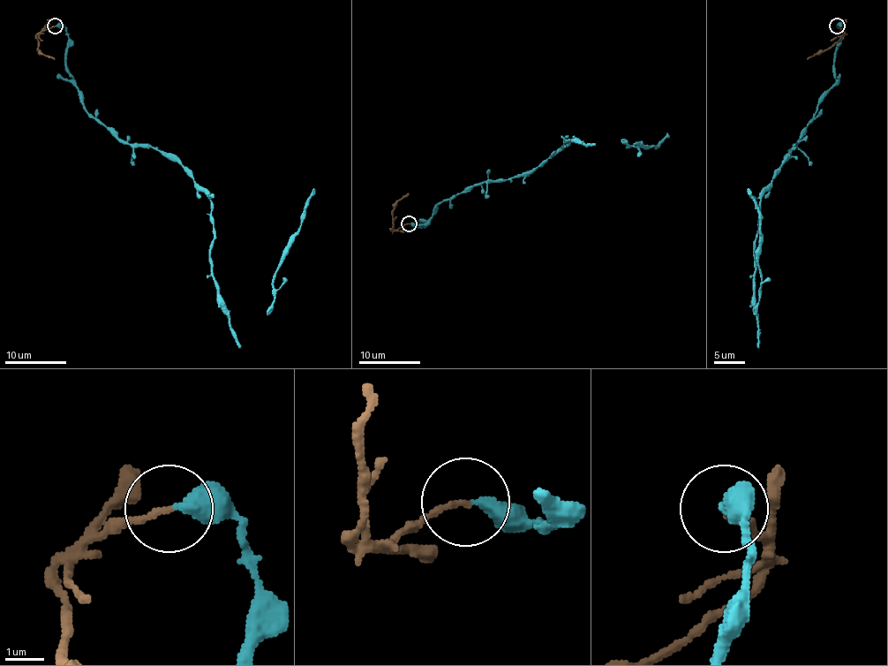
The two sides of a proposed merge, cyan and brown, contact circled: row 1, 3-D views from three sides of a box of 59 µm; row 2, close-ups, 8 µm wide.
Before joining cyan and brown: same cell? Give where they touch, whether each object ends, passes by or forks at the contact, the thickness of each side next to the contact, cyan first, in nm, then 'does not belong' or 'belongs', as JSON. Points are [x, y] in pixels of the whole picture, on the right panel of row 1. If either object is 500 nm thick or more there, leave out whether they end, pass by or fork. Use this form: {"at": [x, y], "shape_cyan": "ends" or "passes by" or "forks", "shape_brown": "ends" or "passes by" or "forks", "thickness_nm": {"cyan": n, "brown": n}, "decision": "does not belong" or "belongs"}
{"at": [837, 26], "shape_cyan": "ends", "shape_brown": "ends", "thickness_nm": {"cyan": 400, "brown": 150}, "decision": "does not belong"}

